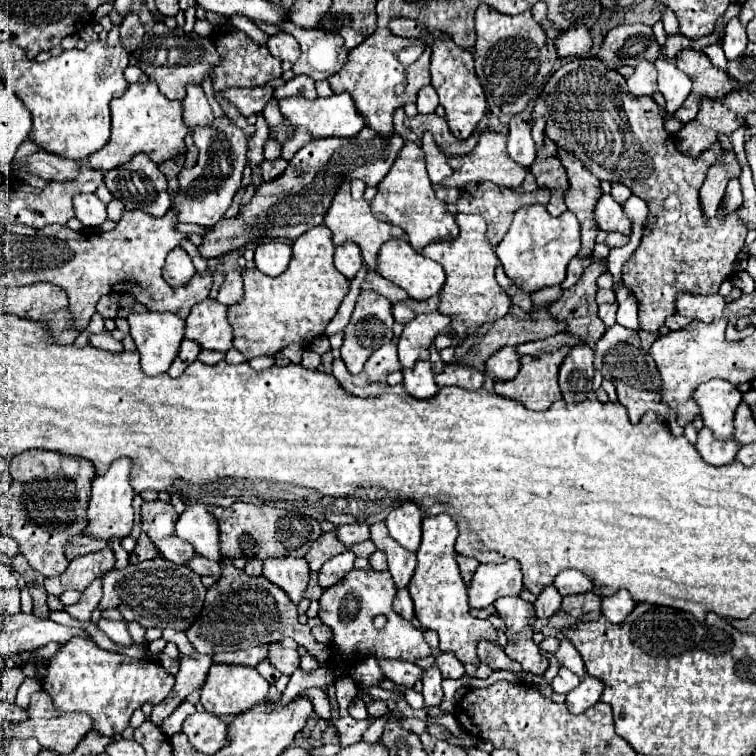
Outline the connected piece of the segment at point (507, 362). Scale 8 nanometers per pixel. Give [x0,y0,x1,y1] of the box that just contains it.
[487,346,521,380]

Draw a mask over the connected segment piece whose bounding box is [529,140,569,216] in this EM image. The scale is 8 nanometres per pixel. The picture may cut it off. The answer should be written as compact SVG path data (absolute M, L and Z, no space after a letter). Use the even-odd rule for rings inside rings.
M545 140L543 148L537 150L537 158L531 164L529 172L535 176L535 182L539 188L551 190L551 200L547 204L547 212L551 216L563 214L567 210L563 198L565 198L565 192L569 188L569 182L567 182L565 168L559 162L557 146L551 140Z

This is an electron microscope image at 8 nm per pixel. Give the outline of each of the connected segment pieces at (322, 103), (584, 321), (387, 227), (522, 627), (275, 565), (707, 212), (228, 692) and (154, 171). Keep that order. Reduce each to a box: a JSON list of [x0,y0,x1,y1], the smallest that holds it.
[[279,92,365,138],[549,260,607,348],[323,180,403,270],[495,596,549,674],[263,558,309,604],[699,148,741,218],[201,664,269,716],[105,154,171,216]]

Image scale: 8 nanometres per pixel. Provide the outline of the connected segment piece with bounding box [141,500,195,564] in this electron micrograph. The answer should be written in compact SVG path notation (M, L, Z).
M153 500L141 506L141 528L153 540L159 554L175 564L187 564L195 556L195 550L175 534L175 520L177 512L171 504Z

